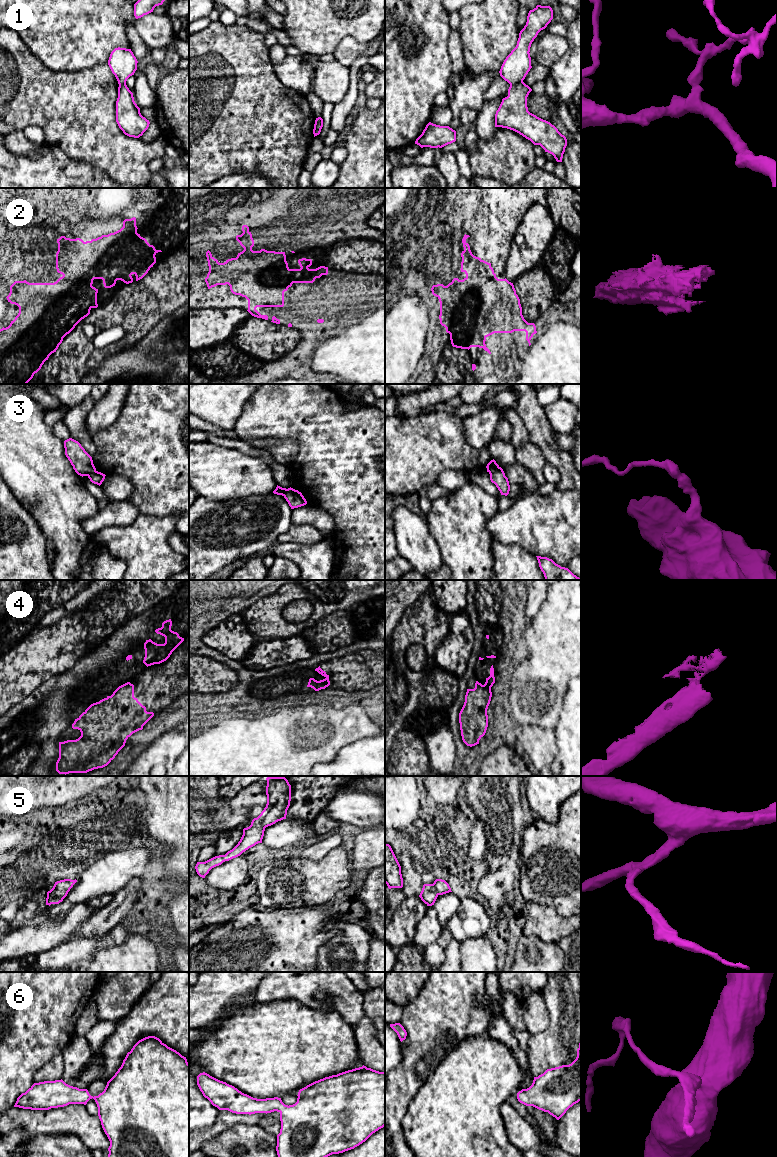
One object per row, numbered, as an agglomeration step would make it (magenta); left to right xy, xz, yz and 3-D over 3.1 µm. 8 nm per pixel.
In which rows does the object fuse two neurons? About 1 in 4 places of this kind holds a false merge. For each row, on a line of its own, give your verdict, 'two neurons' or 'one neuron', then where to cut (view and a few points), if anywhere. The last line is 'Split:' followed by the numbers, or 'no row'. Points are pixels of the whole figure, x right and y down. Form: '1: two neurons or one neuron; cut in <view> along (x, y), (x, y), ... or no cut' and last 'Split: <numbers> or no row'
1: two neurons; cut in yz along (522, 80), (510, 85)
2: two neurons; cut in xz along (239, 266), (247, 284), (267, 289), (292, 283)
3: two neurons; cut in yz along (498, 466), (489, 473)
4: two neurons; cut in yz along (482, 685), (490, 689)
5: one neuron; no cut
6: one neuron; no cut
Split: 1, 2, 3, 4

